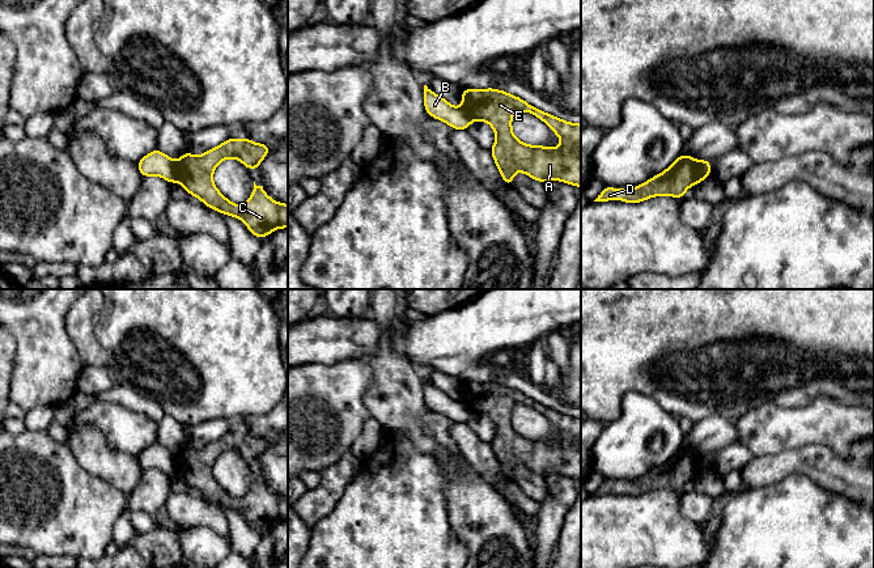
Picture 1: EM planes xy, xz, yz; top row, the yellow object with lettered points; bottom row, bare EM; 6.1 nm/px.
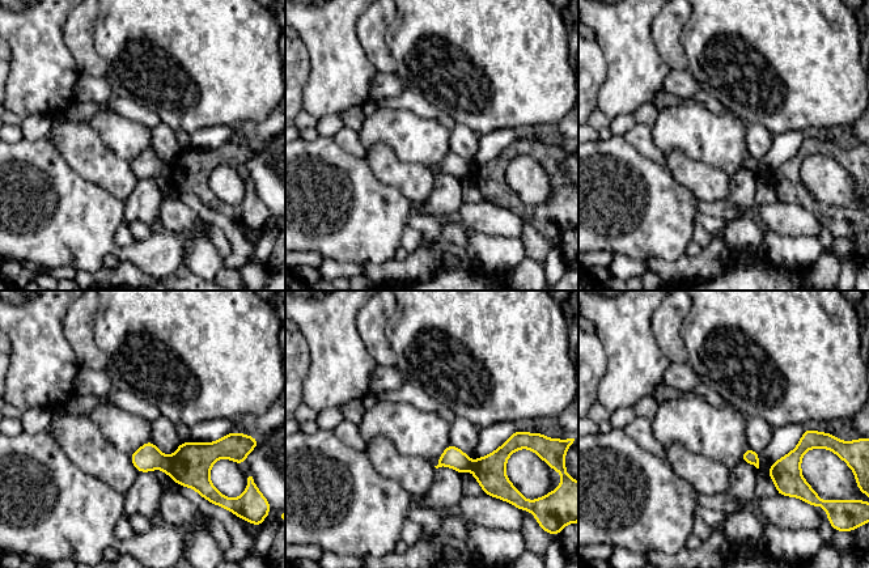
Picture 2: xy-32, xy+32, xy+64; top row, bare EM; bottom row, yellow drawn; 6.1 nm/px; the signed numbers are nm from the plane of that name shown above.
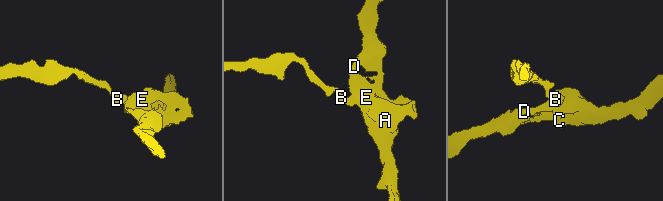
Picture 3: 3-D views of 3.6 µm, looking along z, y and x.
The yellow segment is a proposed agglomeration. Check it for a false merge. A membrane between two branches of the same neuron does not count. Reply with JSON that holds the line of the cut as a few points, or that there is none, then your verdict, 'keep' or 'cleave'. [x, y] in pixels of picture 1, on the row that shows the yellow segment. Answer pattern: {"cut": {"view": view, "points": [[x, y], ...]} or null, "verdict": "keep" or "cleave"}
{"cut": {"view": "yz", "points": [[701, 161], [698, 181]]}, "verdict": "cleave"}

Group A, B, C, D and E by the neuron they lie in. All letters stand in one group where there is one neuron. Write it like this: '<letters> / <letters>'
A C D E / B

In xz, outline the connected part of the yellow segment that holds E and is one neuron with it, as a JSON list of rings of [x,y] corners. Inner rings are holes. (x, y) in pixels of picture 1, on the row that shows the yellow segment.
[[[463,89],[463,109],[472,120],[491,124],[496,141],[492,157],[502,181],[512,186],[516,171],[523,171],[542,183],[561,181],[581,187],[581,124],[561,120],[498,89]],[[516,111],[534,114],[560,137],[561,147],[539,147],[521,143],[512,131]]]

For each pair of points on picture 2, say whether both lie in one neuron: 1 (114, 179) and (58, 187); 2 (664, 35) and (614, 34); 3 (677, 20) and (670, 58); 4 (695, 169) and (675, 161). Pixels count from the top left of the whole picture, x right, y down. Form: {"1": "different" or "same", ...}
{"1": "different", "2": "different", "3": "same", "4": "same"}

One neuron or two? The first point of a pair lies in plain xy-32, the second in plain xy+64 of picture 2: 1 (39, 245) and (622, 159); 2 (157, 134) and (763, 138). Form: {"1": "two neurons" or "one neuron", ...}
{"1": "one neuron", "2": "one neuron"}

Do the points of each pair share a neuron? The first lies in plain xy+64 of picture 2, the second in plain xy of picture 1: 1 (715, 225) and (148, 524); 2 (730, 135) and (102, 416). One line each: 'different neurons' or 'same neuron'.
1: same neuron
2: same neuron

